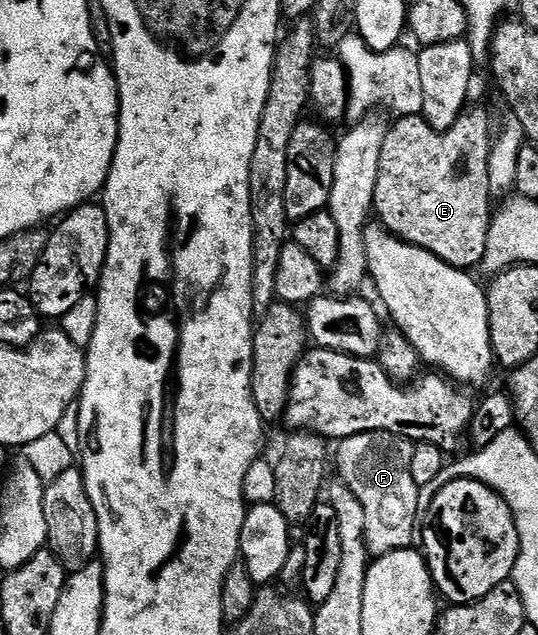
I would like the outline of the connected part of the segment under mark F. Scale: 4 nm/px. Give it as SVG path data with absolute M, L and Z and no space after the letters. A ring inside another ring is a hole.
M368 431L342 440L335 449L335 469L340 482L345 483L363 505L365 543L370 556L412 548L419 515L418 489L411 476L412 440L386 431Z

